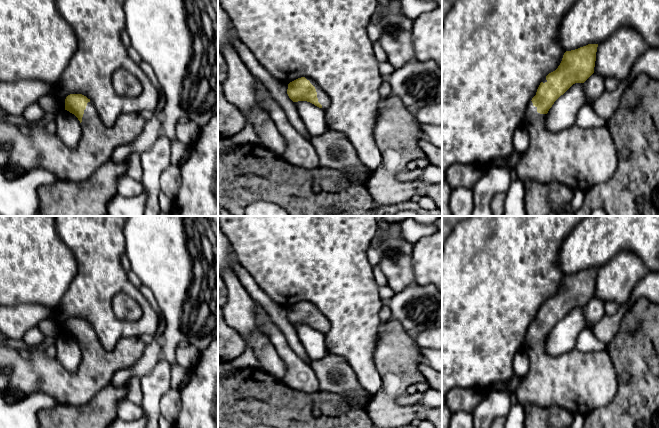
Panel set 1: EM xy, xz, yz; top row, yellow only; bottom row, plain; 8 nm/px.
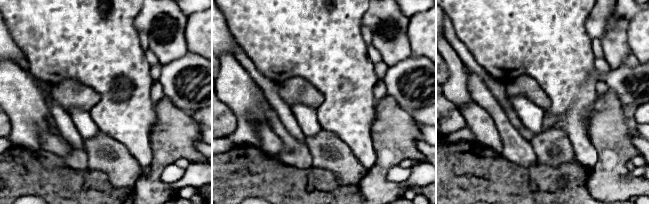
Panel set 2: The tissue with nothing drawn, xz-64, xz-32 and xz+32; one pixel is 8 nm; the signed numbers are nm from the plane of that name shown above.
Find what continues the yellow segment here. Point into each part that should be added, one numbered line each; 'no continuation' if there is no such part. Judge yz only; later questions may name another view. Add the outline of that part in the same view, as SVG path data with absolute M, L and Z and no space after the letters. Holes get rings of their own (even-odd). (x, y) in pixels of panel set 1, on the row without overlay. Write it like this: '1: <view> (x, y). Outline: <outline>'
1: yz (580, 382). Outline: M530 325L523 348L528 356L528 373L515 391L519 404L524 406L530 403L544 407L557 405L573 416L585 416L590 411L610 404L618 391L618 378L607 349L585 353L575 348L552 356L547 353L545 344L546 338L538 337L537 331Z

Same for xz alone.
1: xz (323, 322). Outline: M306 302L307 304L310 305L310 307L315 311L316 316L317 316L317 322L318 322L318 326L322 329L322 332L324 334L327 334L328 331L331 328L331 323L330 321L327 319L327 317L318 309L318 307L316 305L314 305L311 302Z

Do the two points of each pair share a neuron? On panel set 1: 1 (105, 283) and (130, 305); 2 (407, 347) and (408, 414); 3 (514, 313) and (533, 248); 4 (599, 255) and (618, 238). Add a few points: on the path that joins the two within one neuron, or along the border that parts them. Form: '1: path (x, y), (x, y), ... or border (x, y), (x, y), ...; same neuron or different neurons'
1: border (110, 302), (116, 294), (126, 293), (139, 304); different neurons
2: path (397, 365), (397, 375), (393, 385), (393, 400); same neuron
3: path (514, 297), (514, 270), (520, 264); same neuron
4: path (604, 250), (613, 241); same neuron

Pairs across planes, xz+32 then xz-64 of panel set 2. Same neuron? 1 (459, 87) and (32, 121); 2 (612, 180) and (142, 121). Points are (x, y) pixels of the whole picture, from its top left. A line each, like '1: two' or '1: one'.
1: one
2: two

